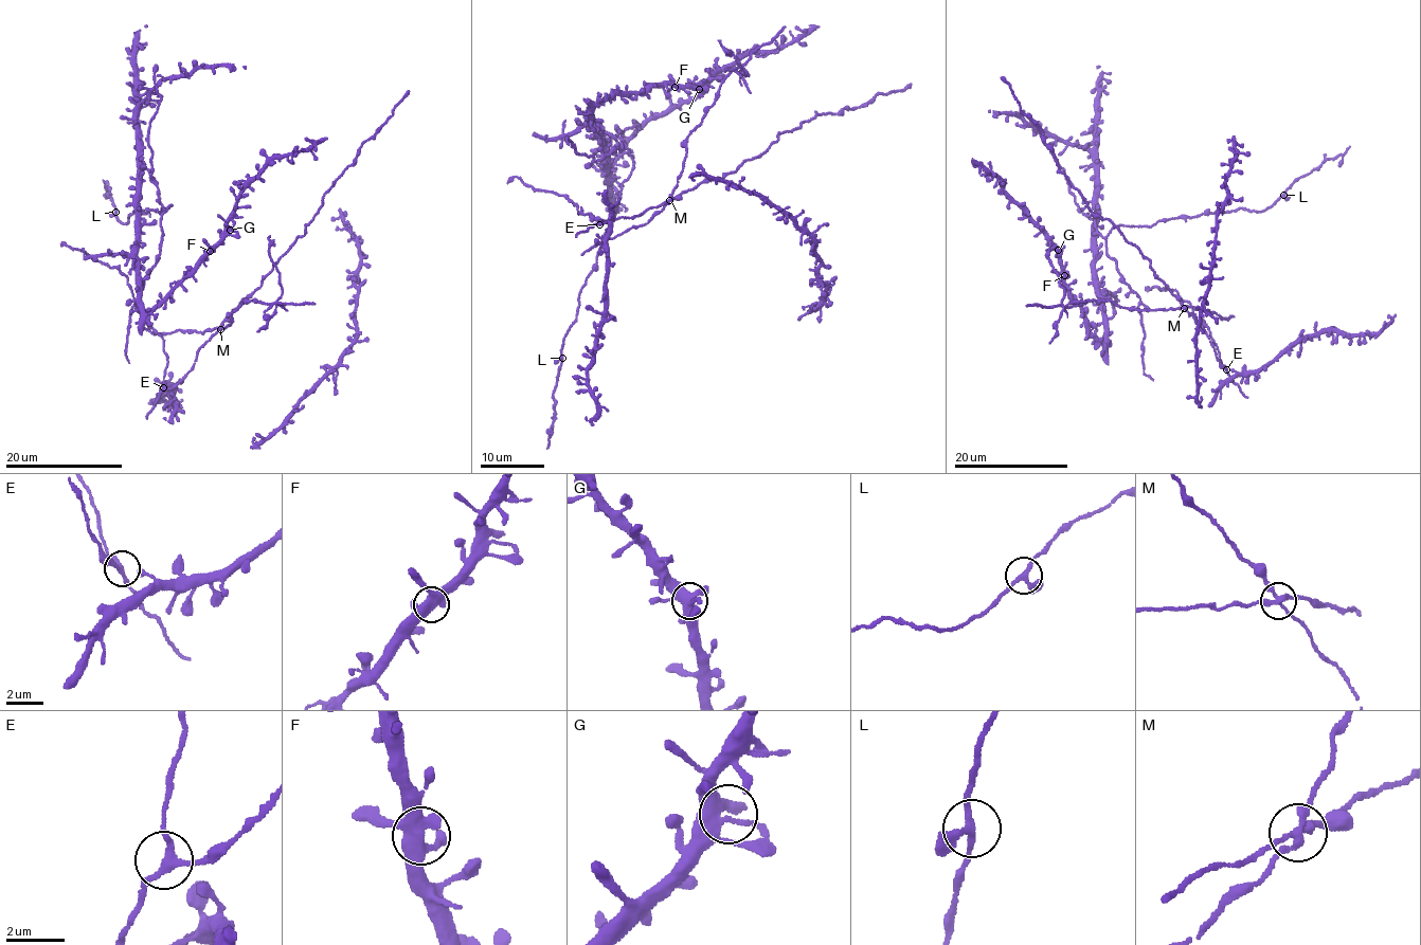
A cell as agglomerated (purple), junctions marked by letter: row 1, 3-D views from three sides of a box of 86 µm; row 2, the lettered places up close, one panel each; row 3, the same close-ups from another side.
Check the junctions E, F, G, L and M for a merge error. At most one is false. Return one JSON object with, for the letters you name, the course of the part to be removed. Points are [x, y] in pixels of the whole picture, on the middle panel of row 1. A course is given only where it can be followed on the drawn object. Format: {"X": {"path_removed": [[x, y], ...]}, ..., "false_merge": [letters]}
{"M": {"path_removed": [[669, 200], [683, 169], [686, 137], [701, 123], [722, 83], [739, 67], [749, 75], [739, 72], [741, 86]]}, "false_merge": ["M"]}

